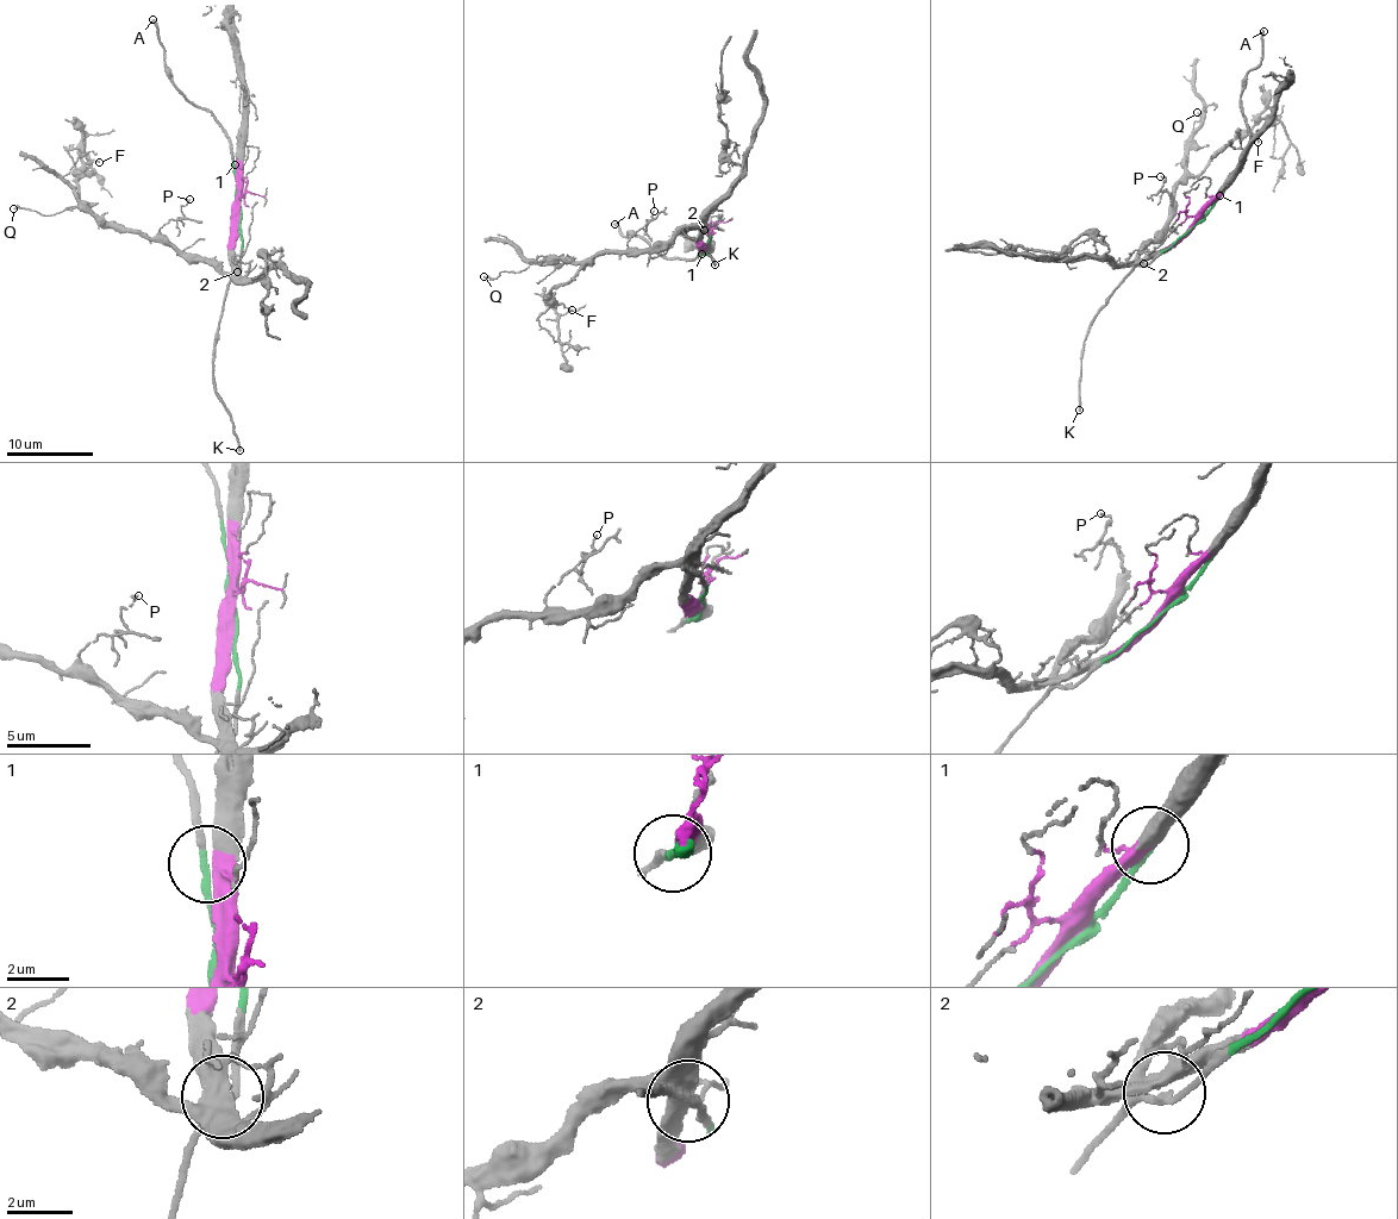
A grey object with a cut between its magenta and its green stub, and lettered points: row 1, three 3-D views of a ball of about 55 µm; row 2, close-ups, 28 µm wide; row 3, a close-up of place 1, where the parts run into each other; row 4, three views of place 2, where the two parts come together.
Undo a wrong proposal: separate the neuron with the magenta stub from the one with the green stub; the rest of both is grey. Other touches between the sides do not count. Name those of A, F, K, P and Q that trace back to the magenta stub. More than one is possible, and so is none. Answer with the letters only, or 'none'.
F, P, Q

